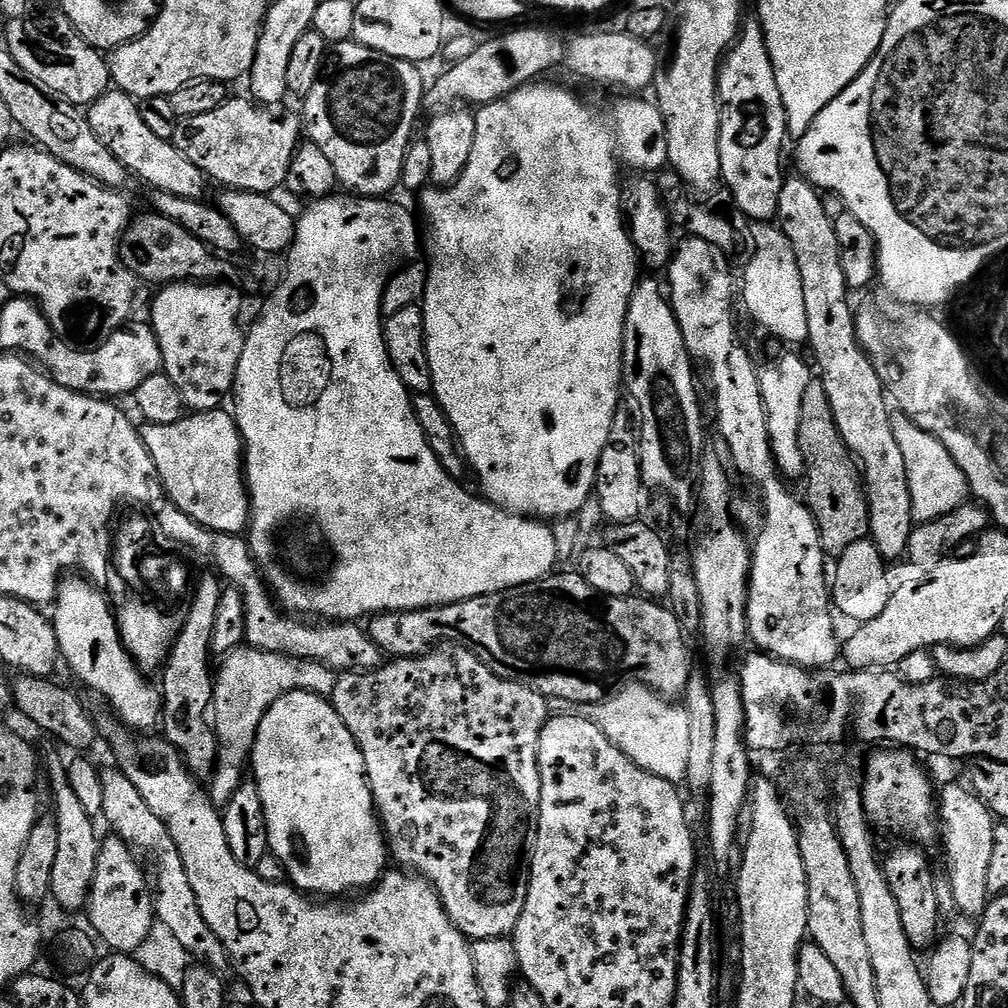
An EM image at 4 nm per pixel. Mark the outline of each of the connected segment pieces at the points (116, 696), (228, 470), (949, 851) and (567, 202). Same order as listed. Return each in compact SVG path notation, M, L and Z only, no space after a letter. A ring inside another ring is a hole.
M76 574L65 575L56 587L50 619L58 638L61 659L86 687L112 704L112 710L121 723L133 731L151 731L163 717L161 691L150 686L145 673L140 671L125 650L120 641L117 613L100 592L103 591L97 585Z
M219 407L209 412L192 412L170 426L145 423L140 428L140 436L144 440L146 450L150 450L150 458L154 458L154 466L158 466L160 481L164 484L164 494L174 502L174 506L178 506L182 514L186 514L202 527L209 528L211 532L239 536L248 527L244 440L240 436L235 415L231 411L224 411L223 407Z
M948 784L944 789L939 789L938 820L942 825L942 840L944 836L944 856L948 859L948 884L952 887L952 900L962 915L979 918L983 916L990 899L986 870L990 870L997 821L971 787L961 784Z
M544 83L525 84L509 96L503 96L493 104L483 105L475 113L474 150L470 150L470 162L466 162L466 170L462 170L451 187L432 186L421 191L418 196L420 208L424 211L422 244L425 249L428 247L428 289L422 307L432 371L431 395L435 396L452 424L463 459L470 465L471 471L472 468L476 471L483 499L503 511L529 518L575 517L593 495L598 458L602 458L602 446L606 446L606 438L610 438L614 414L622 404L624 323L630 298L642 276L636 247L626 227L626 213L620 202L620 160L636 168L632 170L644 174L652 174L655 168L668 164L666 122L655 103L648 101L647 104L640 100L644 98L620 100L612 108L612 124L607 124L602 113L587 108L570 89Z

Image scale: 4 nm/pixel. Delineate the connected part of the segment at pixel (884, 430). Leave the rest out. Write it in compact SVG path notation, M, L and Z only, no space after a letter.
M799 174L789 175L782 186L782 194L778 198L778 227L784 233L787 244L792 247L796 259L796 268L800 271L800 289L806 298L806 318L808 319L807 343L812 344L816 351L818 383L824 387L826 398L830 402L830 410L834 414L834 422L838 426L838 434L844 445L852 451L853 457L862 469L864 496L868 499L868 536L885 562L892 562L899 556L903 557L908 550L910 534L914 527L912 507L910 506L910 482L906 478L906 461L902 458L902 449L894 438L892 429L893 413L888 412L890 400L886 395L885 381L876 372L871 356L865 352L856 336L856 318L854 307L848 301L850 289L846 282L844 264L840 261L840 247L836 237L834 222L826 218L826 210L822 210L821 193Z

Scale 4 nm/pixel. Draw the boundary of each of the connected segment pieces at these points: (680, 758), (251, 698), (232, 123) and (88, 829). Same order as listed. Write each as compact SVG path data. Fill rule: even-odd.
M643 686L621 688L598 704L575 704L553 696L547 697L547 701L549 713L581 716L594 722L594 726L598 726L598 730L602 730L602 734L606 734L606 738L610 738L626 758L642 766L642 770L658 778L666 778L666 782L677 786L685 783L689 765L689 719L679 703Z
M247 646L233 649L222 662L224 665L221 668L219 665L214 676L214 727L218 741L216 767L210 780L212 785L206 788L217 806L228 804L245 782L246 765L266 710L288 692L313 692L325 698L331 697L337 677L332 669L313 660L299 660Z
M229 98L222 106L218 106L218 110L210 110L210 114L198 114L194 118L181 120L178 130L174 130L171 142L178 151L186 154L186 158L190 158L190 162L194 162L194 166L198 166L198 170L204 172L209 181L217 180L218 183L224 184L220 186L228 190L272 194L275 193L275 188L284 188L284 179L290 170L290 162L302 143L301 117L297 113L295 116L292 112L280 111L284 110L261 106L248 98Z
M50 761L46 765L46 771L50 781L52 804L54 809L56 808L54 819L58 826L58 854L54 858L54 878L50 895L56 898L66 911L76 914L79 908L81 911L87 905L102 840L101 837L96 837L96 830L92 826L93 817L86 814L82 802L78 802L78 798L74 795L74 790L70 790L65 761Z

